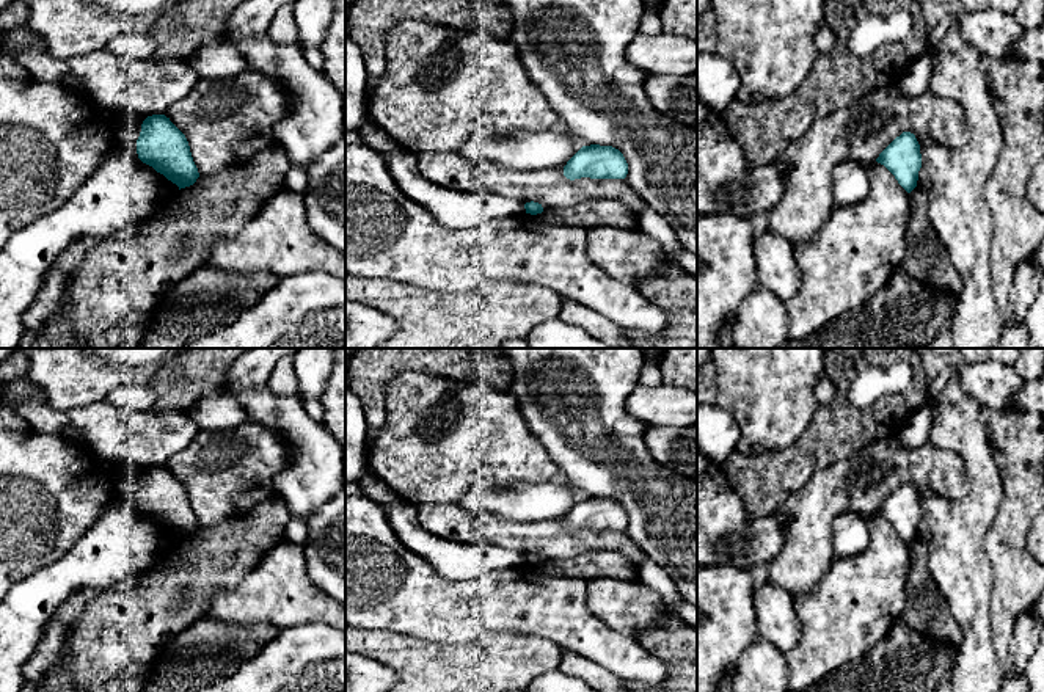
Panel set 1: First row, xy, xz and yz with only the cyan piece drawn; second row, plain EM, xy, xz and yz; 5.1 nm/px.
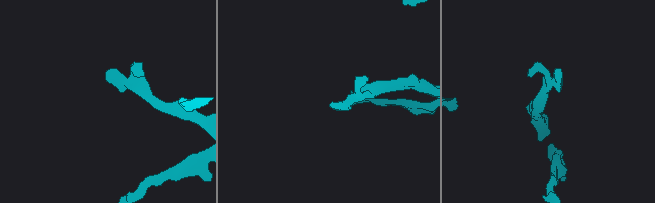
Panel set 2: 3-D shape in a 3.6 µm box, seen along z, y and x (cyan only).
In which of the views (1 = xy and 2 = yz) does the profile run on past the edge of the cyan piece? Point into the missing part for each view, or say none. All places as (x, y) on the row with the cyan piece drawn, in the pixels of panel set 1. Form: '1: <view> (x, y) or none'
1: none
2: none

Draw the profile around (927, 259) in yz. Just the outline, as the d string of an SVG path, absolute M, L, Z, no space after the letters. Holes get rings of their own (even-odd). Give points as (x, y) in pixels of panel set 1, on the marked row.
M915 187L911 191L909 206L906 256L900 270L929 287L950 292L959 298L962 279L929 221L926 193Z

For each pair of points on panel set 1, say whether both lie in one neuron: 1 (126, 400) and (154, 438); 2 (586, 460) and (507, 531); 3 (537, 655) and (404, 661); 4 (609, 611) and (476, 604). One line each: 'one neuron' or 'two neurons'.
1: two neurons
2: two neurons
3: one neuron
4: two neurons

